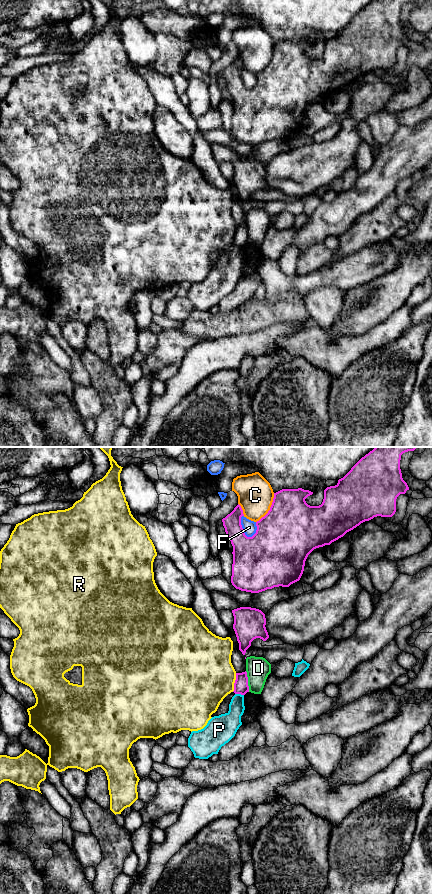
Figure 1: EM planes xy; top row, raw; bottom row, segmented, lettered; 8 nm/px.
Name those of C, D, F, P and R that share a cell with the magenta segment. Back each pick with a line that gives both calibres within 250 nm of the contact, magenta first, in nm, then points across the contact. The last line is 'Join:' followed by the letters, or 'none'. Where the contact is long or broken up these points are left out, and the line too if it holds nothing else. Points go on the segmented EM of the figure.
Join: none

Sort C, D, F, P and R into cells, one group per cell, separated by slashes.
C / D / F / P / R

